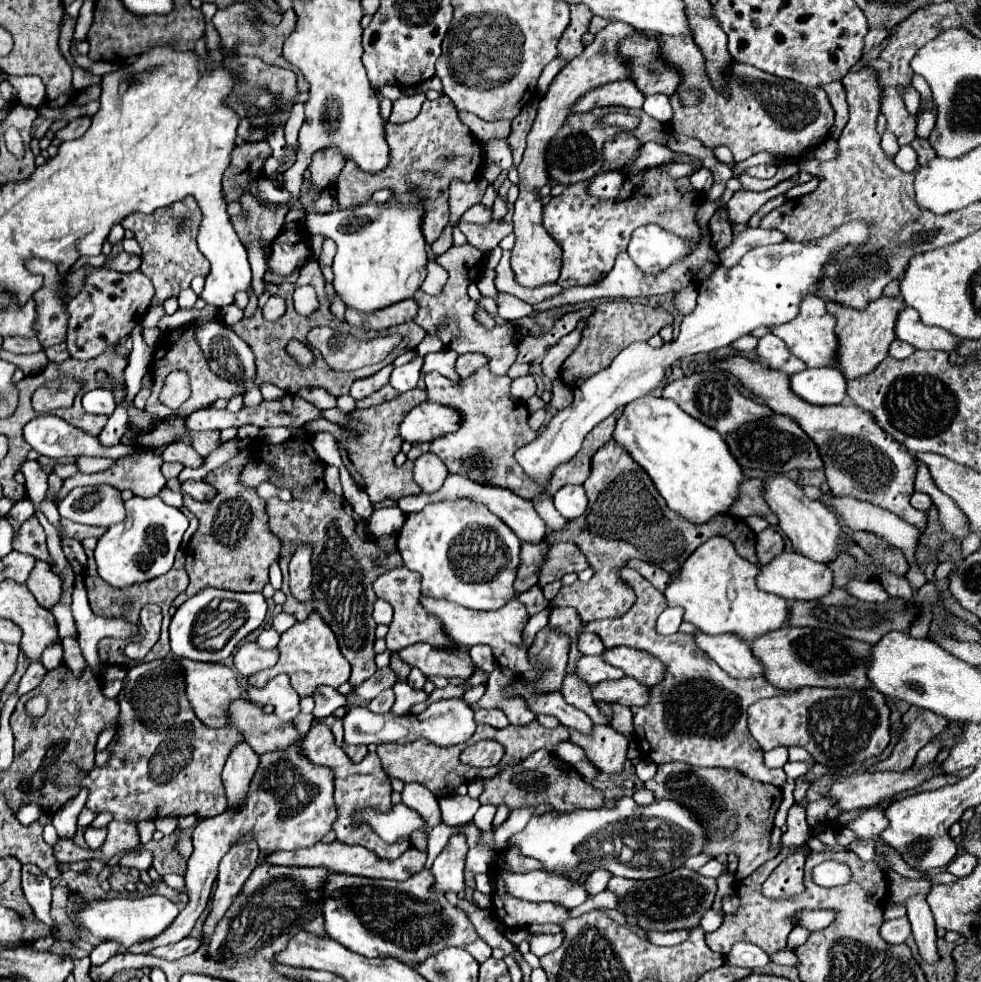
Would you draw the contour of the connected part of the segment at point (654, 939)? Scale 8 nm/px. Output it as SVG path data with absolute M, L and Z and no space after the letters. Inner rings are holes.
M646 931L648 941L660 947L672 947L672 945L680 945L686 937L688 931L670 931L670 933L660 933L660 931Z

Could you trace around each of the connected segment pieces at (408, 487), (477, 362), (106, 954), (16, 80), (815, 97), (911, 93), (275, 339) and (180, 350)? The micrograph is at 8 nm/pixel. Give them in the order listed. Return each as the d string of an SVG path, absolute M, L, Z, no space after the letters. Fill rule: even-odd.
M416 387L412 391L400 393L396 399L386 401L382 405L376 405L376 407L370 407L370 409L356 409L356 411L352 411L352 417L356 421L366 423L366 427L368 427L366 433L354 433L354 431L348 431L348 429L342 427L342 431L348 435L346 441L338 443L342 459L348 459L348 469L350 469L350 475L352 475L354 483L360 485L362 489L366 489L366 493L370 495L372 503L382 501L382 499L398 501L400 497L422 493L422 489L414 483L414 477L412 477L414 463L408 461L402 467L394 465L394 457L400 453L402 443L404 443L402 437L398 435L398 425L422 401L426 401L426 389L424 387Z
M464 353L458 357L456 361L456 373L460 375L460 379L466 379L470 377L478 367L486 365L488 359L482 355L482 353Z
M102 941L100 945L96 945L96 947L92 949L90 959L92 959L94 965L102 965L102 963L106 963L110 957L114 957L116 953L118 953L118 943L106 943L106 941Z
M6 74L6 80L18 91L18 101L24 105L40 107L46 101L46 87L36 75L11 76Z
M660 35L660 41L662 55L666 61L680 69L684 77L682 83L688 85L686 89L700 91L700 103L692 107L676 101L678 95L670 97L670 103L674 107L674 119L670 125L678 133L700 139L708 149L726 145L732 151L736 163L760 151L800 157L808 147L814 149L822 143L822 139L828 137L828 131L834 123L834 111L822 87L802 87L800 83L778 79L750 65L734 63L726 73L728 97L724 97L712 89L710 77L704 71L704 57L692 37Z
M898 87L898 91L900 91L900 95L902 95L904 103L906 103L906 109L912 115L916 115L918 113L918 105L920 105L920 95L912 87Z
M312 261L312 263L308 263L302 271L300 271L300 279L298 279L298 285L312 285L316 291L318 291L318 299L320 299L320 309L314 313L314 315L310 315L310 317L302 317L302 315L298 315L296 311L294 311L294 305L292 305L292 293L294 293L294 285L292 283L282 283L282 285L272 285L272 283L266 283L264 285L264 291L262 291L262 295L258 297L258 309L254 311L254 315L250 317L250 321L248 321L248 317L244 317L242 321L238 321L236 325L232 325L232 327L228 327L228 329L232 329L232 331L236 331L238 335L240 335L240 339L244 339L248 345L250 345L250 349L252 349L252 353L254 353L254 357L256 357L256 385L260 387L262 383L274 383L276 387L280 387L282 391L288 391L290 395L296 395L300 389L312 389L312 387L324 387L328 393L332 393L332 395L344 395L344 393L348 393L350 391L350 385L356 381L356 379L364 379L364 377L370 377L370 375L374 375L376 371L380 371L382 367L386 367L388 363L392 363L398 355L402 355L402 353L406 353L406 351L410 351L410 349L416 349L418 347L418 343L422 341L422 337L414 337L414 335L406 335L404 339L402 339L402 343L382 361L382 363L378 363L378 365L372 365L372 367L366 367L366 369L358 369L358 371L350 371L350 373L340 373L340 371L334 371L324 359L322 359L322 355L320 355L320 351L316 351L316 349L312 349L312 353L314 353L314 363L310 365L310 367L300 367L288 353L286 353L286 345L288 345L288 341L290 339L296 339L296 341L300 341L300 343L304 343L304 345L308 345L308 341L306 341L306 335L308 335L308 331L310 329L314 329L314 327L318 327L318 325L328 325L328 327L340 327L340 331L346 331L346 333L350 333L350 335L354 335L354 337L360 337L360 339L366 339L366 337L374 337L374 331L358 331L358 327L350 327L346 321L338 321L332 313L330 313L330 301L328 301L328 295L326 295L326 279L324 279L324 275L322 275L322 271L320 271L320 267L318 267L318 263L316 261ZM274 293L278 293L278 295L282 295L286 301L288 301L288 311L286 311L286 315L282 317L282 319L278 319L278 321L274 321L274 323L270 323L270 321L266 321L264 317L262 317L262 307L264 307L264 303L268 301L268 297L270 295L274 295Z
M196 321L196 323L182 325L182 327L178 327L178 329L166 331L166 333L162 335L160 343L156 345L156 349L154 349L154 357L152 357L152 377L154 377L154 387L152 387L151 395L146 402L145 410L147 412L156 414L159 417L168 417L170 415L187 417L192 411L196 411L196 409L200 409L200 407L204 407L204 405L208 405L208 403L220 399L220 397L222 397L222 399L232 399L232 397L236 397L236 395L244 395L244 387L240 387L240 385L236 385L236 383L230 383L230 381L226 381L226 379L220 379L214 371L210 371L208 361L206 361L202 349L198 347L196 337L194 337L194 331L196 331L196 327L198 327L200 323L202 323L202 321ZM174 369L184 369L184 371L190 375L190 385L192 385L192 395L190 395L187 402L183 403L182 406L176 410L164 407L164 405L158 401L162 383L164 383L166 375L172 373Z

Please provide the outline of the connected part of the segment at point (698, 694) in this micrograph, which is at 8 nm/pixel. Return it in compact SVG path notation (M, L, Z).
M622 569L622 579L636 591L636 603L624 617L592 621L582 629L580 617L572 607L554 607L550 615L550 625L558 631L566 631L576 639L582 631L592 631L602 637L606 647L626 645L642 649L658 657L668 665L666 679L650 689L650 703L644 707L632 707L634 713L634 741L640 745L642 759L654 763L672 763L684 761L696 767L724 767L738 769L750 779L772 783L782 787L786 781L784 769L768 769L764 765L764 751L758 747L754 737L748 731L748 707L764 697L784 695L786 691L774 687L764 677L758 679L732 679L726 671L718 667L704 651L698 651L694 635L674 633L660 635L656 631L656 617L664 611L666 601L662 593L654 589L636 569Z

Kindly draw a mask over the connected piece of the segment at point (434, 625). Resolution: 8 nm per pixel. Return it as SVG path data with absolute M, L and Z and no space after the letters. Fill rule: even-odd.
M406 567L390 569L376 579L376 583L374 583L376 595L394 607L394 619L392 619L390 631L386 635L386 647L394 653L398 653L400 649L414 645L414 643L428 643L436 649L458 649L458 645L452 639L446 639L446 633L442 633L442 623L438 623L438 619L434 619L434 615L424 611L424 607L420 603L420 597L422 597L420 581L422 581L420 575Z

